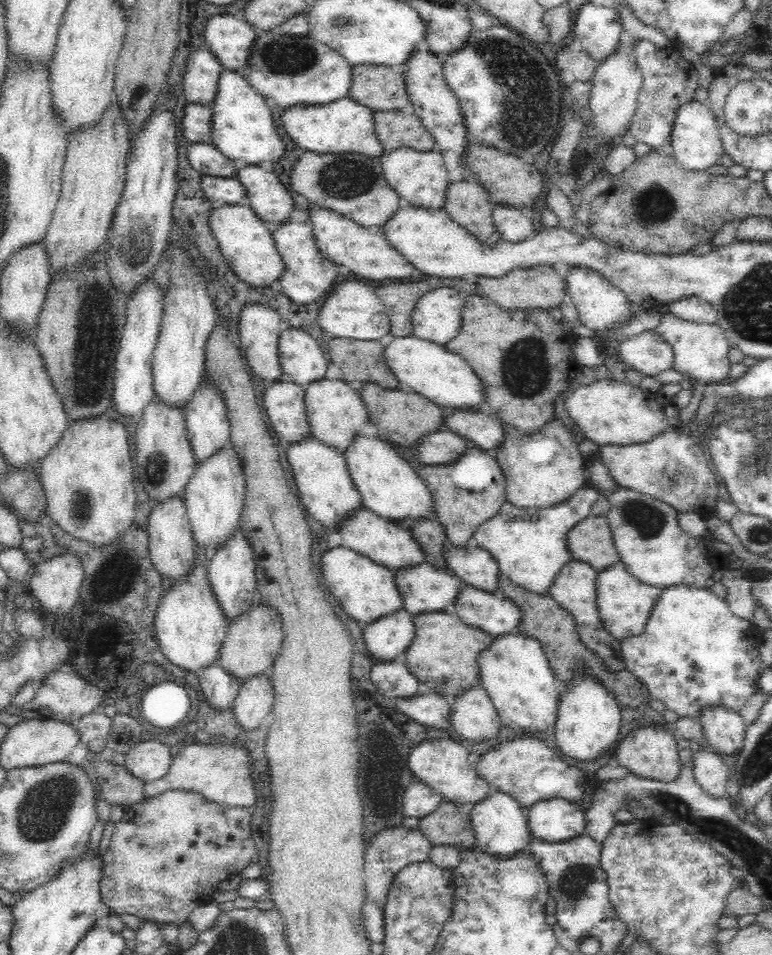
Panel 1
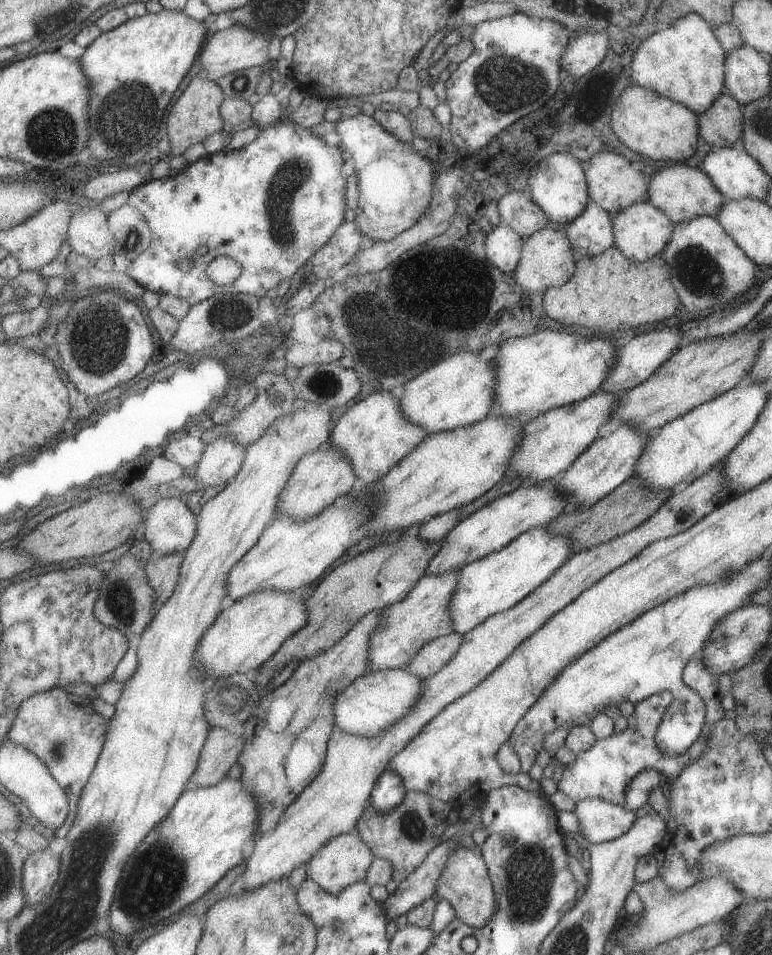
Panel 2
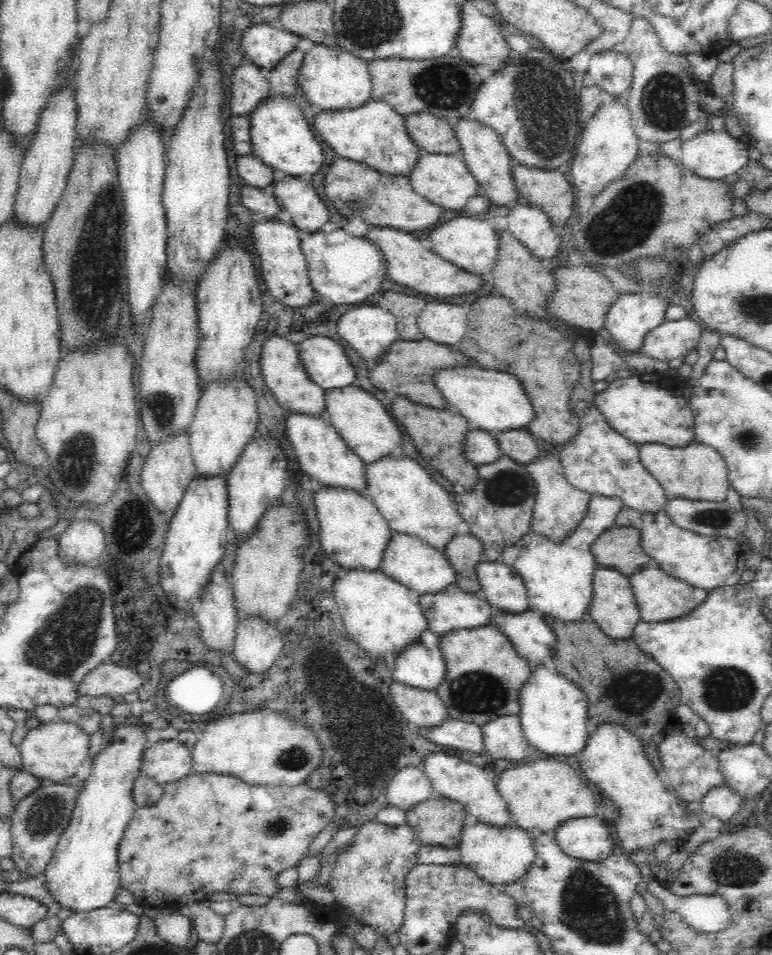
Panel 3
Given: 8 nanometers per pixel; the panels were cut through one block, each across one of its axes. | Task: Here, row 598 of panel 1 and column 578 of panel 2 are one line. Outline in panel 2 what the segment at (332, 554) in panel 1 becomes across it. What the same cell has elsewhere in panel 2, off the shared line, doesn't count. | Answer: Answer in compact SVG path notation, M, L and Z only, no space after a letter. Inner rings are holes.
M545 330L544 332L537 332L537 334L531 334L525 337L513 337L505 340L499 348L497 355L494 357L495 362L497 362L497 378L500 379L500 385L497 386L497 402L495 402L495 405L499 411L499 415L505 416L505 418L519 417L520 419L528 419L533 416L546 414L551 410L562 408L563 406L573 405L575 402L585 401L585 398L592 396L604 384L605 378L616 368L618 357L617 348L615 348L614 340L612 341L611 338L609 340L602 340L595 335L587 338L576 333L567 333L559 330Z

